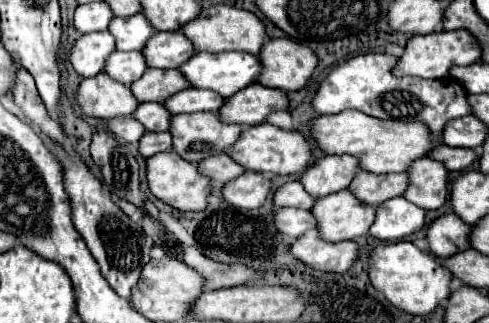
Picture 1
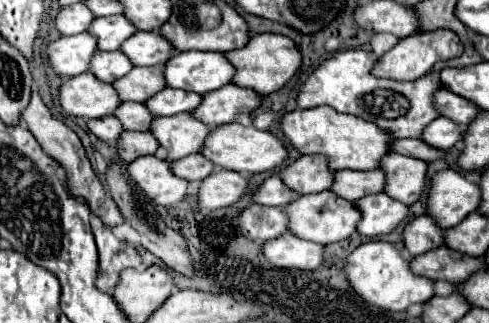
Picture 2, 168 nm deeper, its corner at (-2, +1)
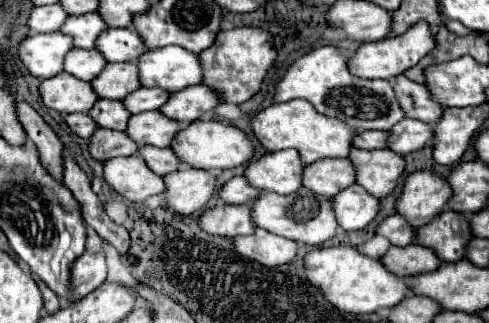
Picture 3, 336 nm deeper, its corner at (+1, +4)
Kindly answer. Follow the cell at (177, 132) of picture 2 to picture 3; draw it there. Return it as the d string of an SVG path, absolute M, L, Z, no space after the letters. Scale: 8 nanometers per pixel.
M146 111L132 115L128 121L126 133L138 143L138 145L154 145L154 147L170 147L174 141L174 135L182 125L160 111Z

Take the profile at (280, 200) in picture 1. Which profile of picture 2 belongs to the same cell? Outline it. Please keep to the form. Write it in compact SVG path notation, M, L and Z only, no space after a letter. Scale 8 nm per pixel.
M273 174L273 176L265 178L263 184L257 186L257 190L253 190L251 198L255 204L261 204L261 206L285 206L291 200L295 200L297 194L293 194L293 190L289 190L281 182L281 178L277 178L277 174Z

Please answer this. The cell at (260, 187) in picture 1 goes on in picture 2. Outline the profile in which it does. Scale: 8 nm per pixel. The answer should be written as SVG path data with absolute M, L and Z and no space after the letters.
M215 170L201 180L197 204L201 210L217 210L231 206L245 192L247 178L231 170Z

